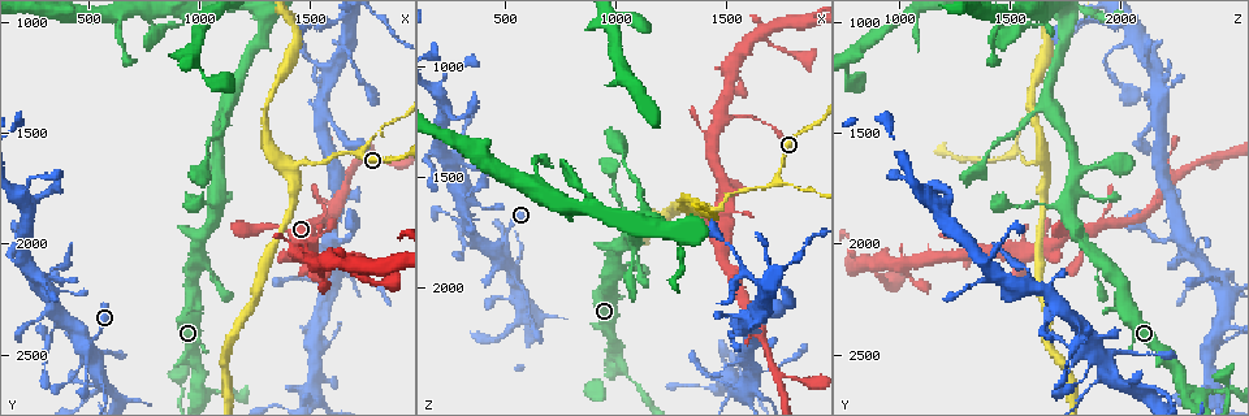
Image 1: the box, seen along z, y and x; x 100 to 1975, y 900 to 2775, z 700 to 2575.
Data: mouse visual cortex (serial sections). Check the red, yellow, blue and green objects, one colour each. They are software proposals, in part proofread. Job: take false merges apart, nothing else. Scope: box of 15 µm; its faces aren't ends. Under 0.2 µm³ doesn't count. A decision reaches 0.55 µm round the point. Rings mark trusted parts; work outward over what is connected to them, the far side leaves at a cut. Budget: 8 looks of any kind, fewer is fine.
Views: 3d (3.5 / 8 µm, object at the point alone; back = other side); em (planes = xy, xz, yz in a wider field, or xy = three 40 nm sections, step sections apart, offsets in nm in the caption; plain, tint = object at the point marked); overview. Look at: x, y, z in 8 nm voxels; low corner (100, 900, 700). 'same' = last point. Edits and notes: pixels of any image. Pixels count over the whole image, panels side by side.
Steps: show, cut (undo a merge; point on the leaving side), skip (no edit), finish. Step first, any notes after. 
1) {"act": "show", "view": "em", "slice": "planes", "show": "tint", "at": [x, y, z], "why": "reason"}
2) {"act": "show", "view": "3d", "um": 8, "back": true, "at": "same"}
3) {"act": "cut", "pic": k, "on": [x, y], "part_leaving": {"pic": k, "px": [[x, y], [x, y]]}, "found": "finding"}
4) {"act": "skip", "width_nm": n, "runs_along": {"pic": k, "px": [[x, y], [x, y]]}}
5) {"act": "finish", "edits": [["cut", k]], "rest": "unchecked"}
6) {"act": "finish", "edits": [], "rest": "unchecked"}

{"act": "show", "view": "3d", "um": 3.5, "at": [1110, 1370, 1670], "why": "abrupt turn"}

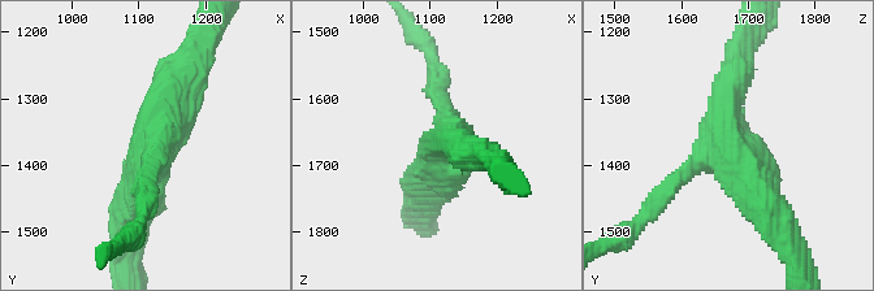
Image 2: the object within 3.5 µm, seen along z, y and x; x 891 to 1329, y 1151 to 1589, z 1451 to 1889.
{"act": "show", "view": "em", "slice": "xy", "step": 2, "show": "tint", "at": [1120, 1370, 1670]}

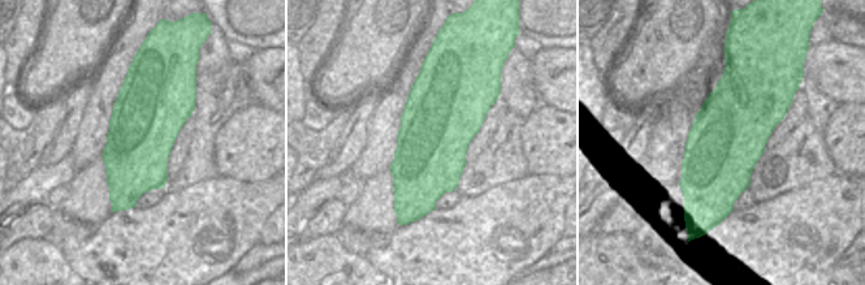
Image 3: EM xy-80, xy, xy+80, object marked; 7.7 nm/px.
{"act": "skip", "arm_widths_nm": [200, 400, 450], "found": "one cell here"}

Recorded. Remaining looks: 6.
{"act": "show", "view": "3d", "um": 3.5, "at": [1720, 1600, 1510], "why": "narrows sharply"}

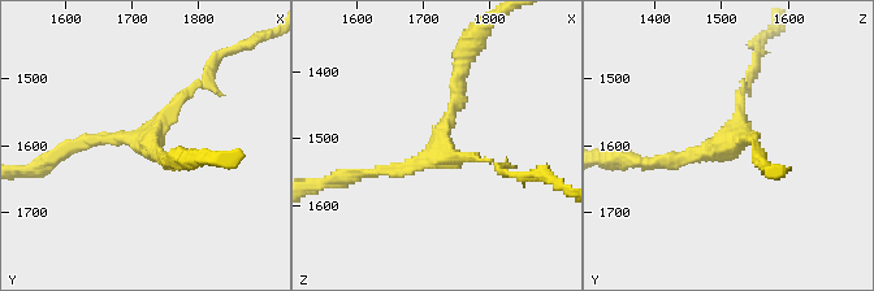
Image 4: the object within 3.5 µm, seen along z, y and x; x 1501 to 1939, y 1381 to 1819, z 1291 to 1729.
{"act": "show", "view": "em", "slice": "xy", "step": 3, "show": "tint", "at": [1725, 1600, 1505], "why": "shape alone is not enough"}

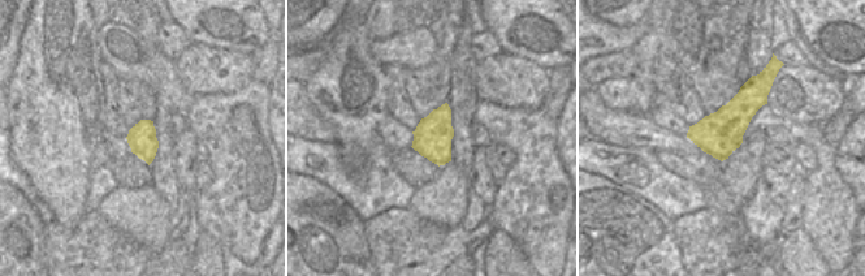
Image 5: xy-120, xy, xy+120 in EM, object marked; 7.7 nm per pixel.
{"act": "skip", "runs_along": {"pic": 4, "px": [[462, 66], [442, 143], [367, 173]]}, "found": "one cell here"}

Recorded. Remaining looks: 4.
{"act": "show", "view": "3d", "um": 3.5, "at": [1730, 1610, 2390]}

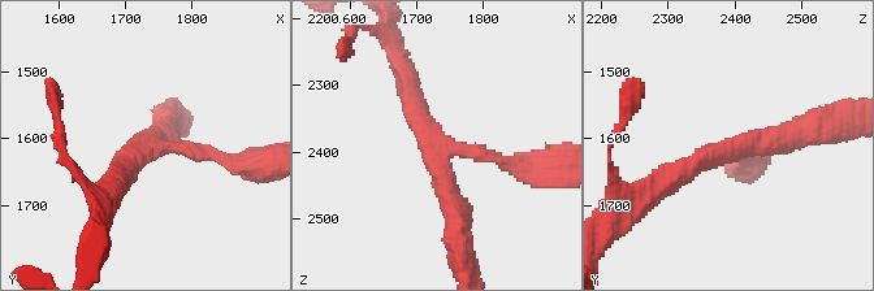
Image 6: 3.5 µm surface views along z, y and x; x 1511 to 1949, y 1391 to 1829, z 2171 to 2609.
{"act": "show", "view": "em", "slice": "xy", "step": 3, "show": "tint", "at": [1735, 1615, 2390], "arms": 3, "arm_widths_nm": [150, 250, 300], "why": "shape alone is not enough"}

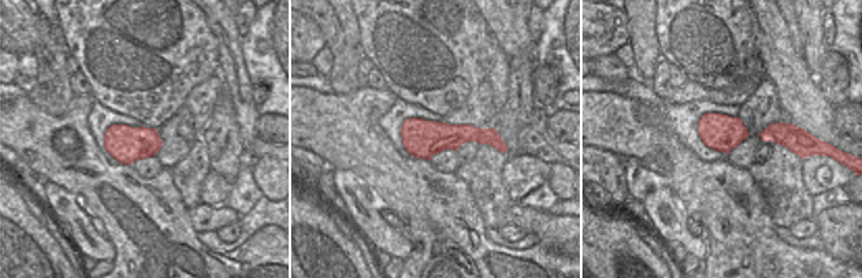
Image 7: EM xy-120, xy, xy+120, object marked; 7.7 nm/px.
{"act": "show", "view": "em", "slice": "xy", "step": 1, "show": "tint", "at": "same", "why": "another direction"}

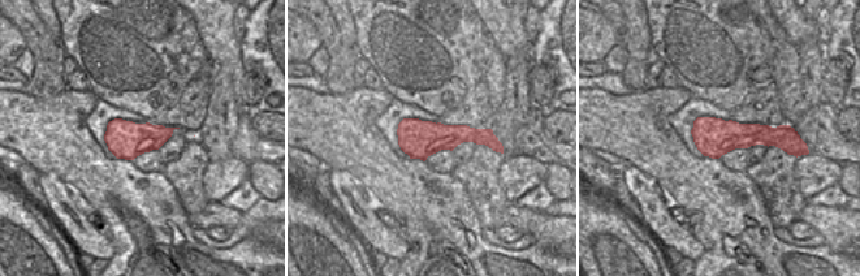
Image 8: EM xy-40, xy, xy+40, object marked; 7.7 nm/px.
{"act": "skip", "runs_along": {"pic": 6, "px": [[666, 182], [713, 153], [807, 130]]}, "found": "all the same cell"}

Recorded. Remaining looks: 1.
{"act": "finish", "edits": [], "rest": "unchecked"}

